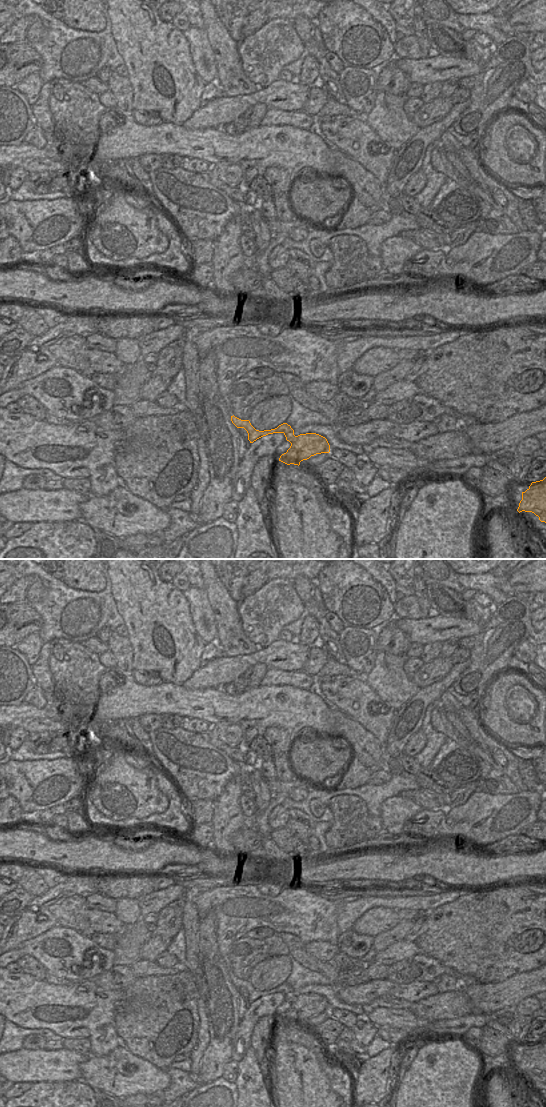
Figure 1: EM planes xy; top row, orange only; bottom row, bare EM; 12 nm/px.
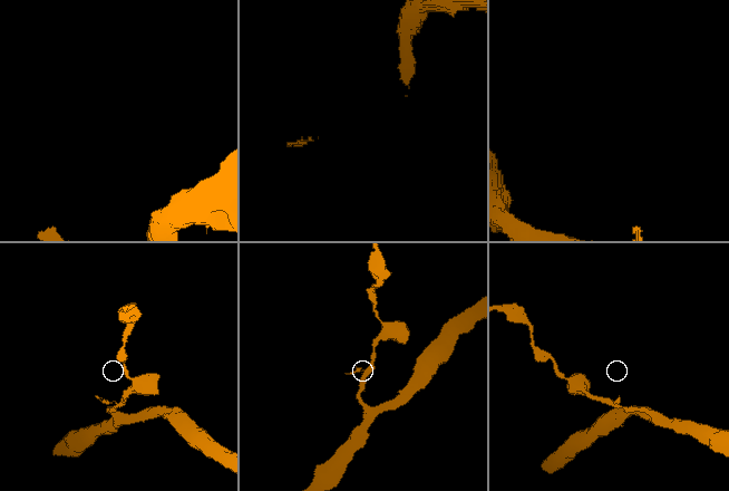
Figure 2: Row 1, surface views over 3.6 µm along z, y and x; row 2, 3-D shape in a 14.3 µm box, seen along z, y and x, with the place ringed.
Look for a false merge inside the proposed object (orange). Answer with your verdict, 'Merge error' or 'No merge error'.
No merge error

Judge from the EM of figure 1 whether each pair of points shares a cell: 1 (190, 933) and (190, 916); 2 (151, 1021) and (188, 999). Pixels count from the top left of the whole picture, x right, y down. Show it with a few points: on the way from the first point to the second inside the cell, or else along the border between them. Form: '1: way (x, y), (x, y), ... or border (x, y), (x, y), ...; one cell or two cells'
1: way (190, 929), (190, 920); one cell
2: way (160, 1013), (171, 1002), (179, 1002); one cell

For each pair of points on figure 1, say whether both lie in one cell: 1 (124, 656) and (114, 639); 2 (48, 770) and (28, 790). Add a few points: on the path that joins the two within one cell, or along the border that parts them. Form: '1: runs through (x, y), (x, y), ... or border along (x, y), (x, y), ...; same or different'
1: runs through (123, 652), (116, 643); same
2: runs through (41, 777), (37, 781), (29, 781), (27, 783); same

